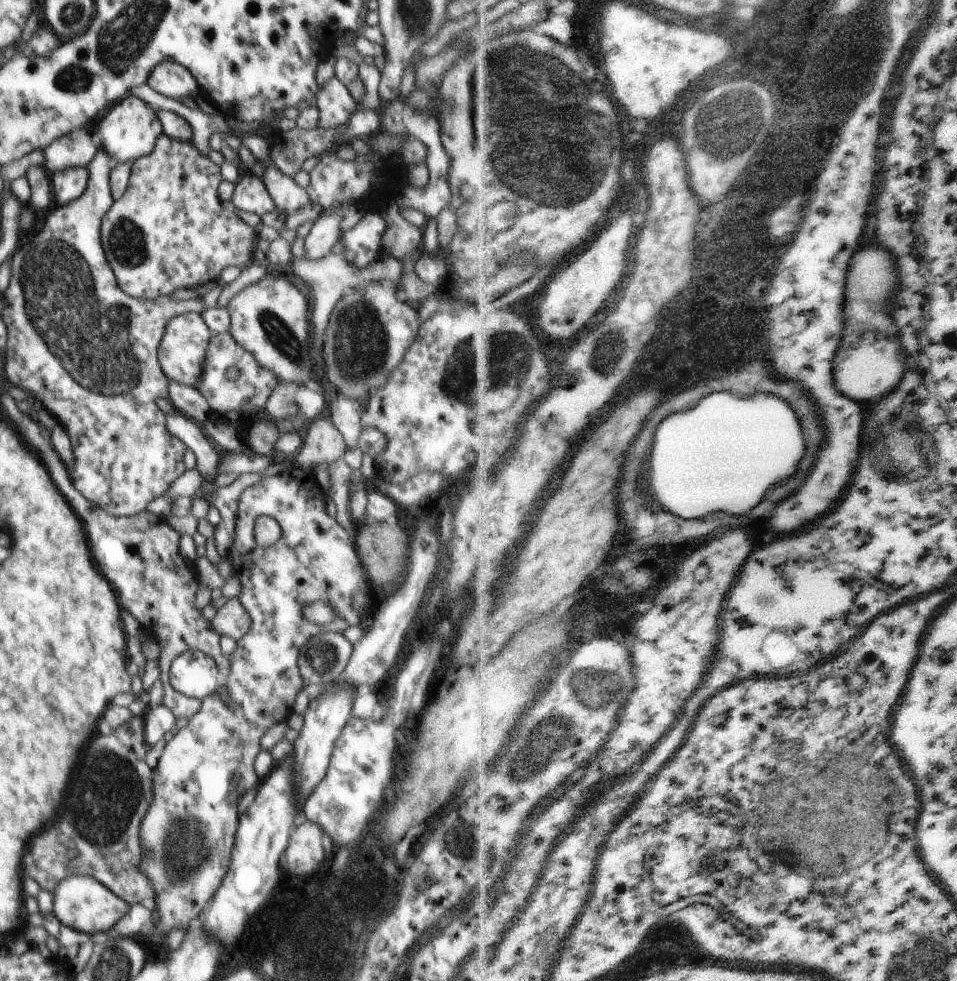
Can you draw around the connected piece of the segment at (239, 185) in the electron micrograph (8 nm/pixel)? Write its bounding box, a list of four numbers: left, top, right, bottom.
[231,173,279,216]

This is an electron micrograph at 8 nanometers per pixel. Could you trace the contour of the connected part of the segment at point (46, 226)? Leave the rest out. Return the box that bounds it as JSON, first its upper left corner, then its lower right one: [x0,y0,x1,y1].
[1,147,204,517]

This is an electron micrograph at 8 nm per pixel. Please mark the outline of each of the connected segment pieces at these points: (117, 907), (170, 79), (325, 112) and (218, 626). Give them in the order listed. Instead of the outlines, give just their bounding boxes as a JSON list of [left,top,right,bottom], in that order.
[[51,875,130,937],[147,60,200,100],[317,77,356,128],[210,597,252,641]]

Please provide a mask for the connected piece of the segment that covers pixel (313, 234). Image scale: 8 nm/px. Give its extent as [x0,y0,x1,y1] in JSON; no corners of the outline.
[305,207,347,260]

